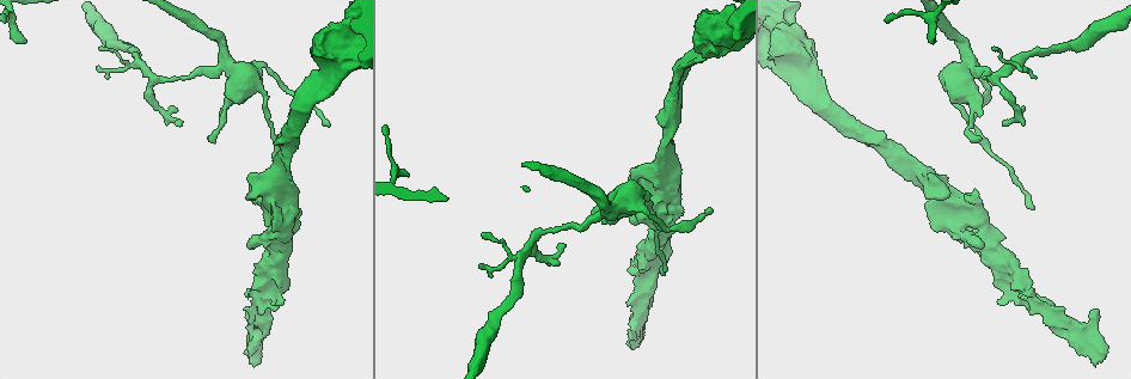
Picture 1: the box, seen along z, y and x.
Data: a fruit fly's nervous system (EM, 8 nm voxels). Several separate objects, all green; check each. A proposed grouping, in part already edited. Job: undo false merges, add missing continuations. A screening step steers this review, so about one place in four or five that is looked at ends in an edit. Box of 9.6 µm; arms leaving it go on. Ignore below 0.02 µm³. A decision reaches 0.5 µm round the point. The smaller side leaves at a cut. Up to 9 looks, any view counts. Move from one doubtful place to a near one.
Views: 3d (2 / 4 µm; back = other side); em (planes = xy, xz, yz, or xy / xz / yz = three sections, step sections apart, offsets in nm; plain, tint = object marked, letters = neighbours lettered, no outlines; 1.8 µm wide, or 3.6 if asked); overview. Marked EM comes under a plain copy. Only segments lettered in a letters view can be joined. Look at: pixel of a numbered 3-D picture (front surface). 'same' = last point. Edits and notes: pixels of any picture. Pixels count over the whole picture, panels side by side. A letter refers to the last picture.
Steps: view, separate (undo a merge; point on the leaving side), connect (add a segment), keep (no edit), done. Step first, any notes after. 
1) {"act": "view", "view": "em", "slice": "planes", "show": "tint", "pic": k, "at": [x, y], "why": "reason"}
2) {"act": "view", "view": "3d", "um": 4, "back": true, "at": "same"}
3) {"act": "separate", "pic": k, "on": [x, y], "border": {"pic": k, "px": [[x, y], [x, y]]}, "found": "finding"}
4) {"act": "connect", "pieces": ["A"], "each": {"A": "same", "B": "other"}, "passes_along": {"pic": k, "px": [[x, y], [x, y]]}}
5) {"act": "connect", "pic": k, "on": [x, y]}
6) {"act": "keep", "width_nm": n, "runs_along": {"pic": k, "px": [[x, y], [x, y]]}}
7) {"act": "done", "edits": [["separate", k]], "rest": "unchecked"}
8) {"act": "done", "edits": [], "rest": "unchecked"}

{"act": "view", "view": "em", "slice": "xz", "step": 4, "show": "tint", "pic": 1, "at": [212, 140], "why": "free end"}

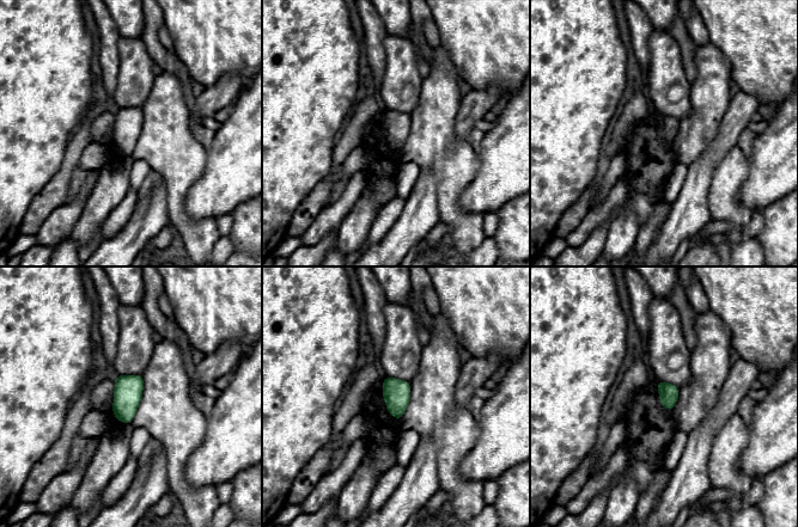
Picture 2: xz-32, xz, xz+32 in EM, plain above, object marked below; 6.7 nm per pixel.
{"act": "view", "view": "em", "slice": "planes", "show": "tint", "at": "same"}

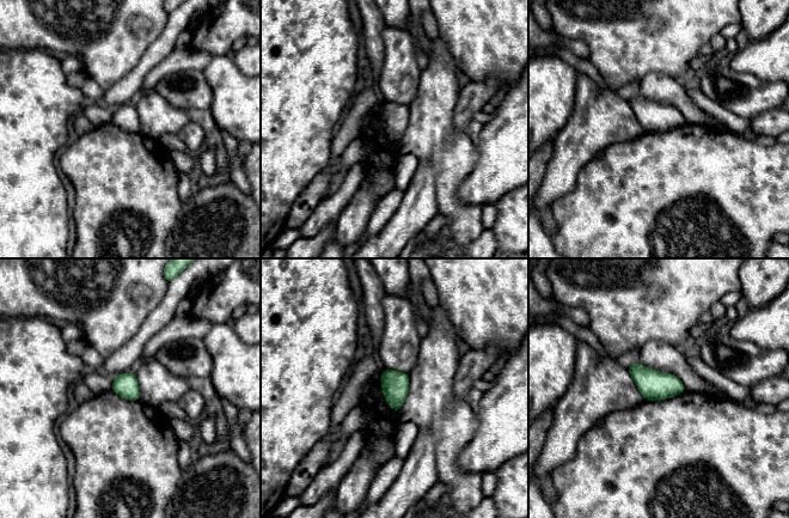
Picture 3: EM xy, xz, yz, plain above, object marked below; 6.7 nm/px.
{"act": "view", "view": "em", "slice": "planes", "show": "letters", "at": "same"}

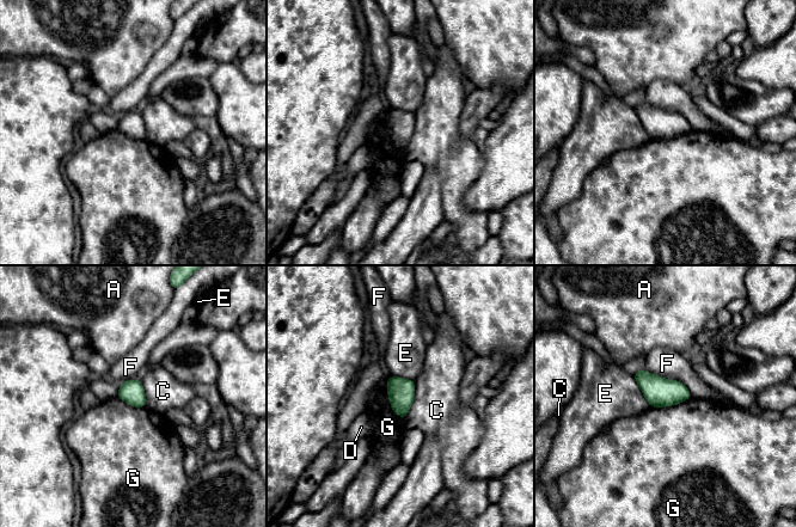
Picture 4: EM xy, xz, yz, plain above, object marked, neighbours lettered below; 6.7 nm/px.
{"act": "keep", "width_nm": 160, "each": {"A": "other", "C": "other", "D": "other", "E": "other", "F": "other", "G": "other"}, "border": {"pic": 4, "px": [[691, 396], [671, 405], [650, 406]]}, "found": "no lettered segment goes on from it"}

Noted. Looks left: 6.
{"act": "view", "view": "em", "um": 3.6, "slice": "xz", "step": 8, "show": "letters", "pic": 1, "at": [934, 38], "why": "branch stops here"}

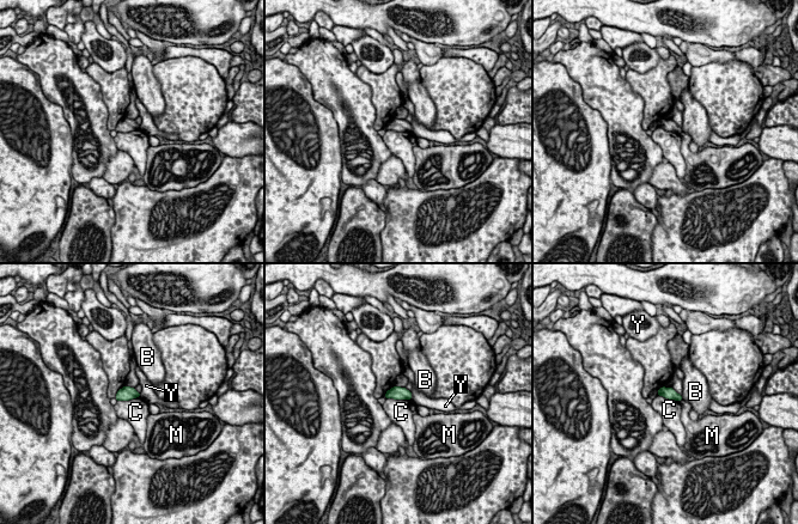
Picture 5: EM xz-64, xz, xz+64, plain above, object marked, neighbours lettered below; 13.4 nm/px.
{"act": "keep", "width_nm": 160, "each": {"B": "other", "C": "other", "M": "other", "Y": "other"}, "border": {"pic": 5, "px": [[387, 397], [410, 400]]}, "found": "no lettered segment goes on from it"}

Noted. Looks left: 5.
{"act": "view", "view": "em", "slice": "planes", "show": "tint", "pic": 1, "at": [231, 73], "why": "four or more arms meet"}

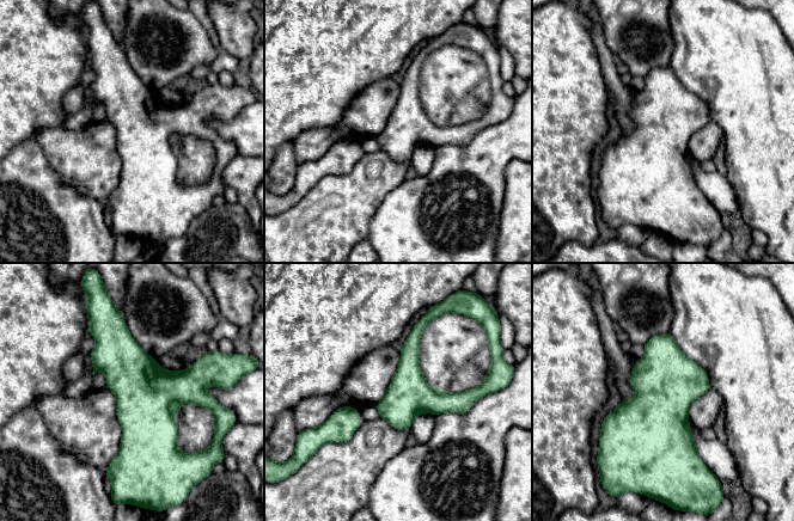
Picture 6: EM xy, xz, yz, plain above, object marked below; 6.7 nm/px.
{"act": "view", "view": "em", "slice": "planes", "show": "letters", "at": "same", "why": "what lies round it"}

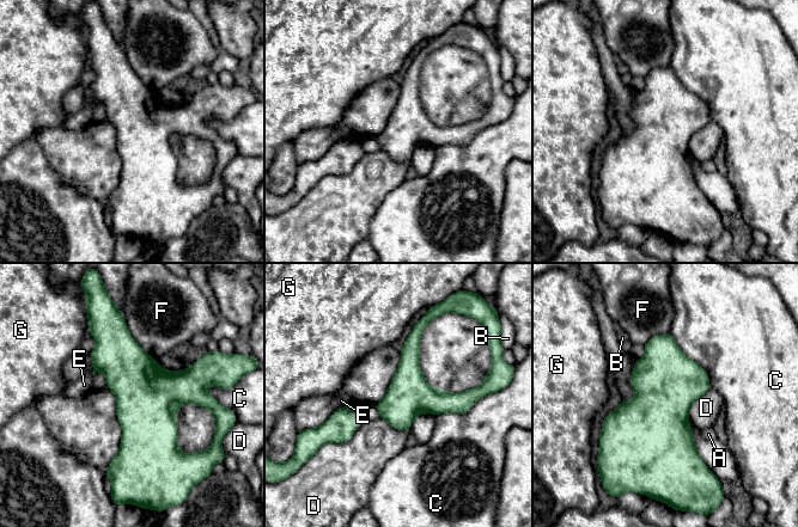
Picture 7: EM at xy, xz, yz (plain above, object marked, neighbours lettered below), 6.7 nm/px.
{"act": "keep", "width_nm": 300, "each": {"A": "other", "B": "other", "C": "other", "D": "other", "E": "other", "F": "other", "G": "other"}, "border": {"pic": 7, "px": [[710, 386], [689, 409], [690, 427]]}, "found": "one neuron here"}

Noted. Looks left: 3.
{"act": "view", "view": "em", "slice": "xz", "step": 8, "show": "tint", "pic": 1, "at": [1097, 311], "why": "branch stops here"}

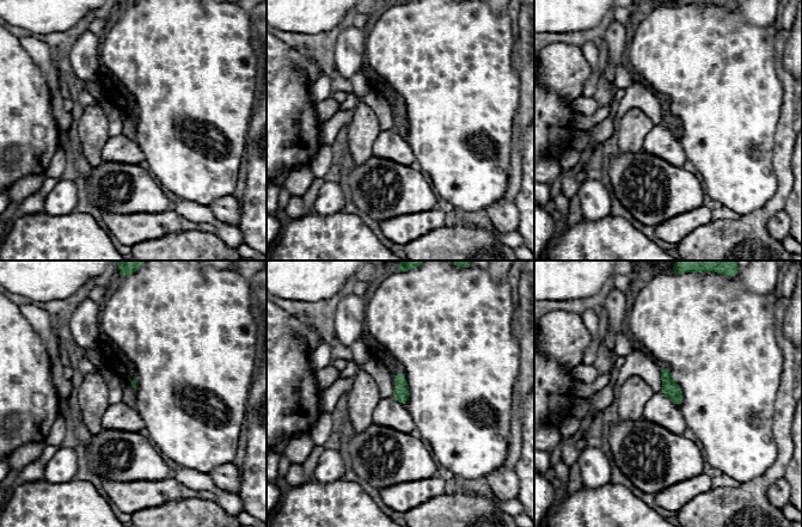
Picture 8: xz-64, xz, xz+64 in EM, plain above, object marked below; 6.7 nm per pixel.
{"act": "view", "view": "em", "slice": "xz", "step": 8, "show": "letters", "at": "same", "why": "see the neighbours"}

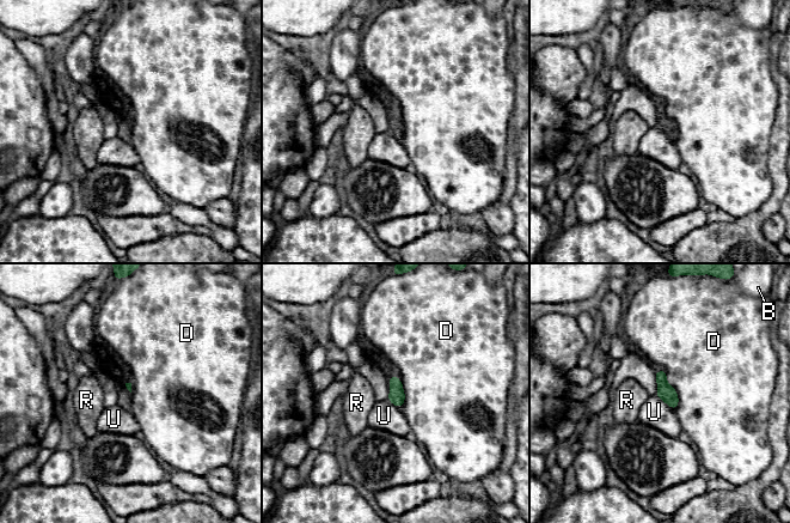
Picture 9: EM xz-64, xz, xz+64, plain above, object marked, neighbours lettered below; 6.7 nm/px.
{"act": "keep", "each": {"B": "other", "D": "other", "R": "other", "U": "other"}, "border": {"pic": 9, "px": [[655, 395], [673, 409]]}, "found": "no lettered segment goes on from it"}

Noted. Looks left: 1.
{"act": "done", "edits": [], "rest": "unchecked"}

